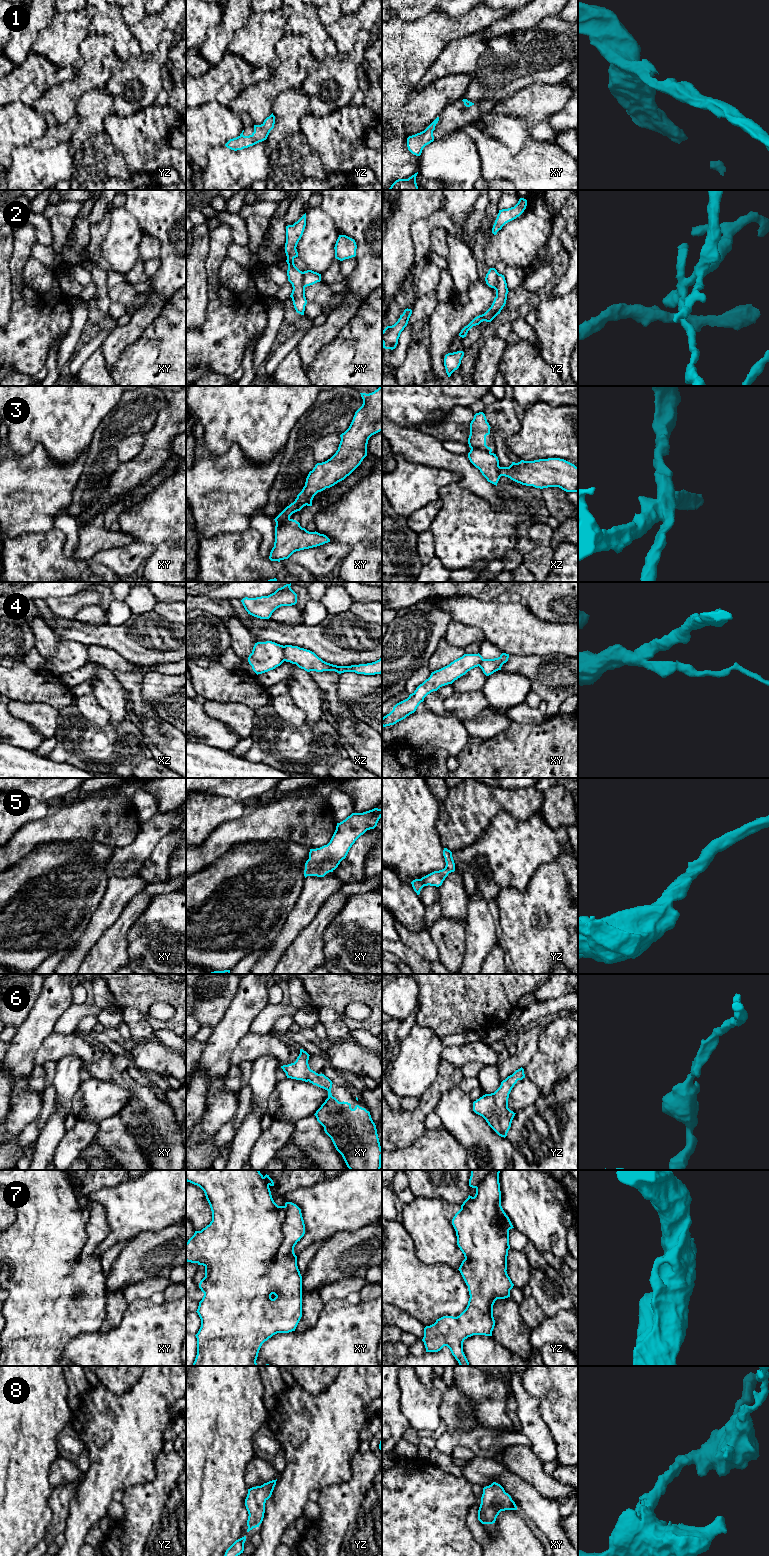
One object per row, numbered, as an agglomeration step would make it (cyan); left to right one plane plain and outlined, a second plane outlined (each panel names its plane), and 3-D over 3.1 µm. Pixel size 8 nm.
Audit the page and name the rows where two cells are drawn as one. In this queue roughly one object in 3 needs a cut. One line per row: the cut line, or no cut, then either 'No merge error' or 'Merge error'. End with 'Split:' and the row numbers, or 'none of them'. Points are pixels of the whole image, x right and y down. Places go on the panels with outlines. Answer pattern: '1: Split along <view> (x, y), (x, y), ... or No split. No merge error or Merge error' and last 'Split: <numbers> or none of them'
1: No split. No merge error
2: Split along yz (498, 273), (498, 279), (494, 288). Merge error
3: Split along xz (471, 448), (480, 448), (490, 452). Merge error
4: Split along xz (283, 646), (283, 658), (285, 660). Merge error
5: No split. No merge error
6: No split. No merge error
7: No split. No merge error
8: No split. No merge error
Split: 2, 3, 4

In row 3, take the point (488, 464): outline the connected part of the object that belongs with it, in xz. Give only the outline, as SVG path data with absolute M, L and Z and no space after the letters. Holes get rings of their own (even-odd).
M472 448L468 453L468 458L480 470L488 482L497 486L501 475L499 473L499 460L496 454Z

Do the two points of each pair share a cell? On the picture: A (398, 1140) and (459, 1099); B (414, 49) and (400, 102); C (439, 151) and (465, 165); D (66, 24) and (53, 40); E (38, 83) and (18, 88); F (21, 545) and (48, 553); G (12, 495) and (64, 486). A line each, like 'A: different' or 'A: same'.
A: different
B: different
C: same
D: same
E: same
F: same
G: same

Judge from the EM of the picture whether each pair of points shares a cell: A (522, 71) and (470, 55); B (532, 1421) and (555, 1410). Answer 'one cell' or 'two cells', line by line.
A: one cell
B: two cells

